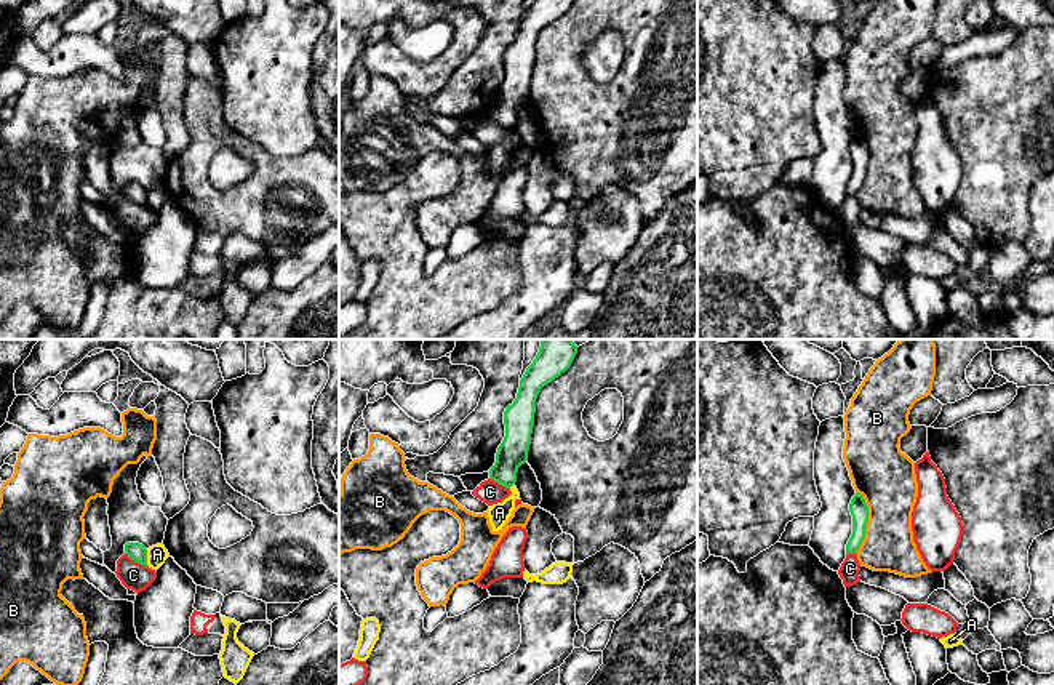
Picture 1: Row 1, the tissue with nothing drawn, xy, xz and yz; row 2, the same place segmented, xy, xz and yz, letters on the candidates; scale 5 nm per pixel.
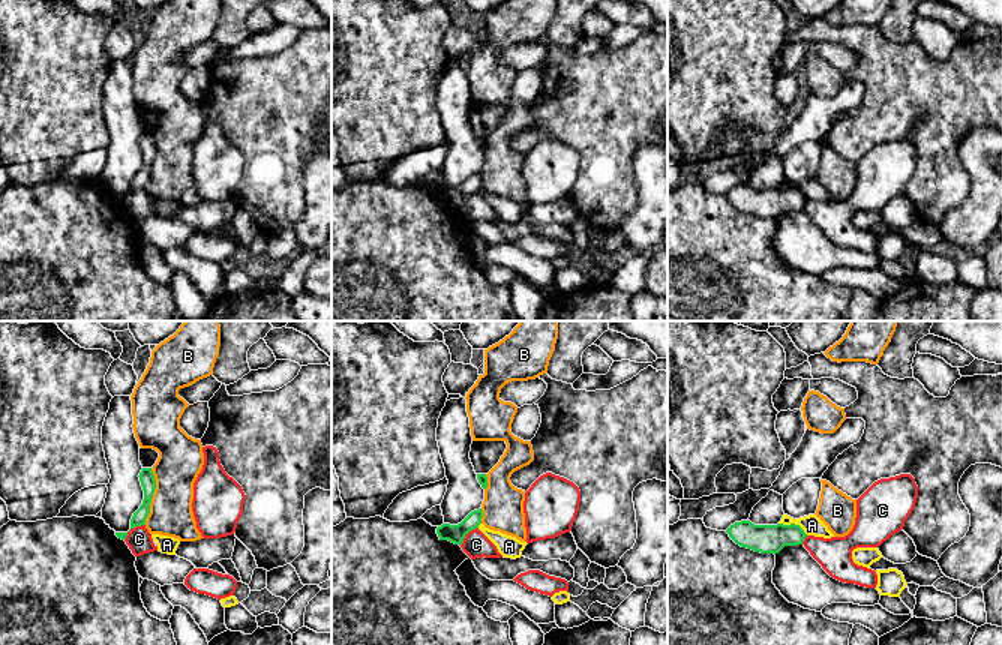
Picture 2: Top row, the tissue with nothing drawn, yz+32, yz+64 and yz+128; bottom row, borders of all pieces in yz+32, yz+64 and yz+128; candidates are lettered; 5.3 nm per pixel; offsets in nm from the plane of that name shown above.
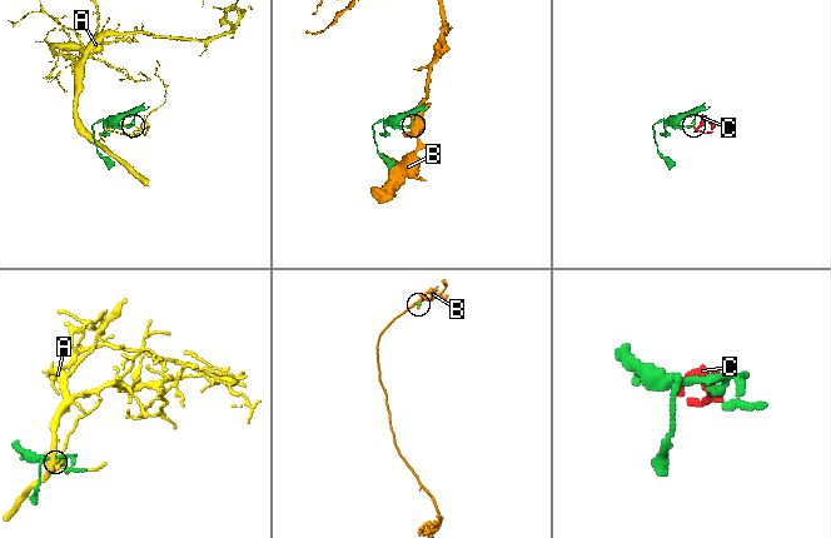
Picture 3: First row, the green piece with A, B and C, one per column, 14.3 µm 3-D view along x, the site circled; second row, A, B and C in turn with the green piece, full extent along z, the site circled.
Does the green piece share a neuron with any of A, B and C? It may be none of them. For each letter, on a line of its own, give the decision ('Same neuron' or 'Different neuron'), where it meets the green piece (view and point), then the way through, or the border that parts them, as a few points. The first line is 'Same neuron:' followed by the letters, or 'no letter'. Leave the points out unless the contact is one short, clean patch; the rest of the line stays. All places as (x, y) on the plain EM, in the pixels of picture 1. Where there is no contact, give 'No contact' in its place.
Same neuron: no letter
A: Different neuron. Touches green at xy (146, 199)
B: Different neuron. Touches green at yz (866, 165). Boundary: yz (858, 133), (867, 148), (867, 170), (856, 196)
C: Different neuron. Touches green at xy (136, 202). Boundary: xy (125, 194), (147, 208)

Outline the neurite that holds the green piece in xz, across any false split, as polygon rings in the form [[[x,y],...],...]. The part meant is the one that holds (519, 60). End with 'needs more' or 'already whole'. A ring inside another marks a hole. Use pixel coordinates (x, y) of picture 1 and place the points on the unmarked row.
[[[534,0],[520,21],[517,40],[504,53],[505,78],[497,90],[496,104],[489,110],[489,120],[510,130],[517,123],[517,114],[528,102],[531,75],[534,69],[536,40],[544,27],[565,14],[574,0]]]; already whole

